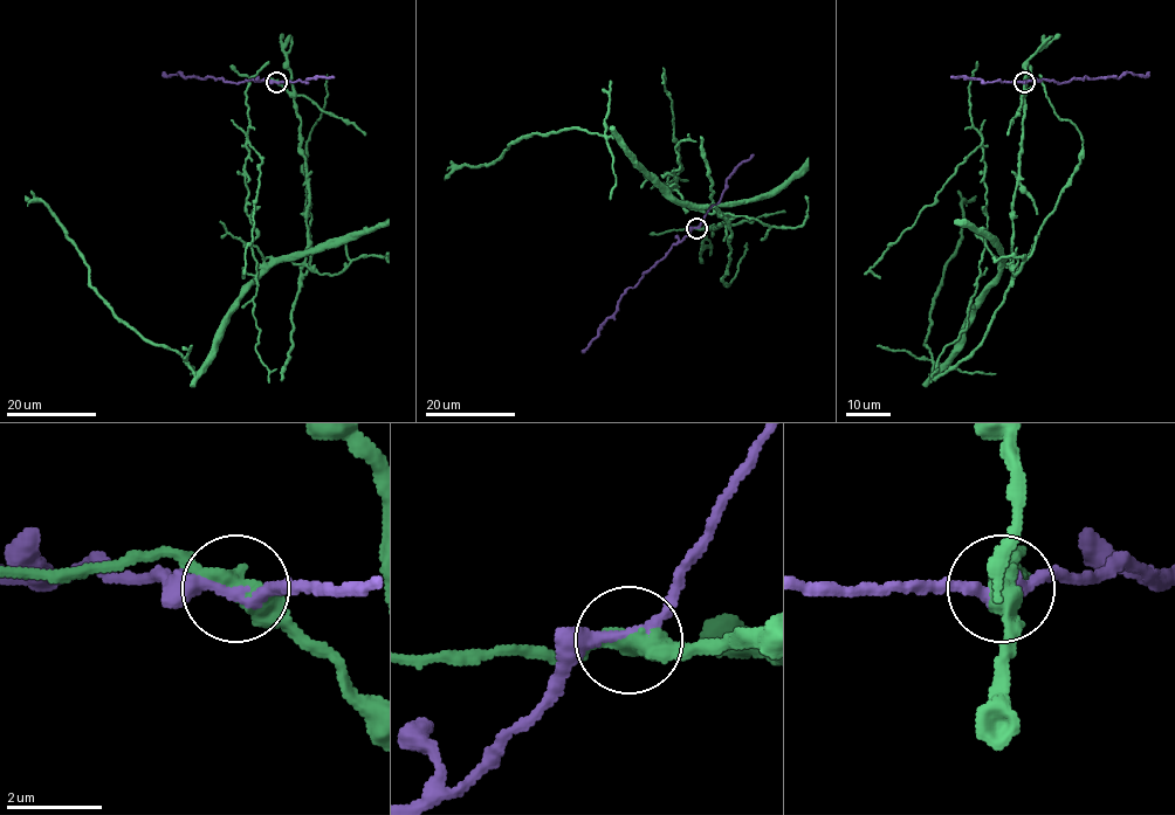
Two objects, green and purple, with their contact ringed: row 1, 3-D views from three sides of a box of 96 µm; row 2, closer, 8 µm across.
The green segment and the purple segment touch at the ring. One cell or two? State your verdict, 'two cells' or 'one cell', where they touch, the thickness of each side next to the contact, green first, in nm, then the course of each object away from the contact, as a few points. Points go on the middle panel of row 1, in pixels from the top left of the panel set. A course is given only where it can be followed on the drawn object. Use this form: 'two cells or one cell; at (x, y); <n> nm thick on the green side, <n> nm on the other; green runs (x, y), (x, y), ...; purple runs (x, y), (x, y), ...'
two cells; at (696, 228); 480 nm thick on the green side, 240 nm on the other; green runs (696, 228), (728, 216), (681, 204), (616, 137), (581, 129), (523, 136), (496, 160), (445, 180); purple runs (696, 228), (673, 246), (634, 288), (626, 289), (618, 309), (582, 351)

